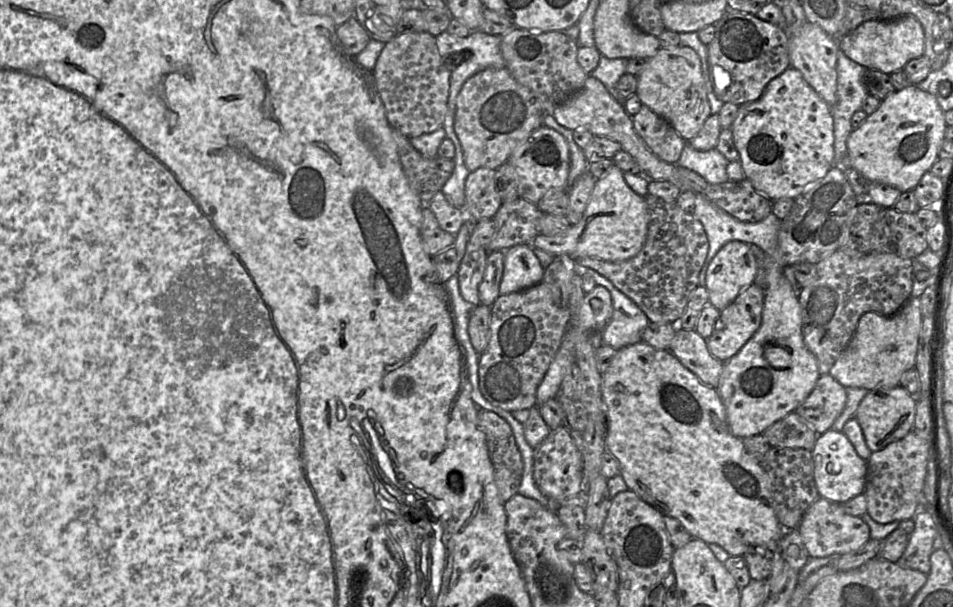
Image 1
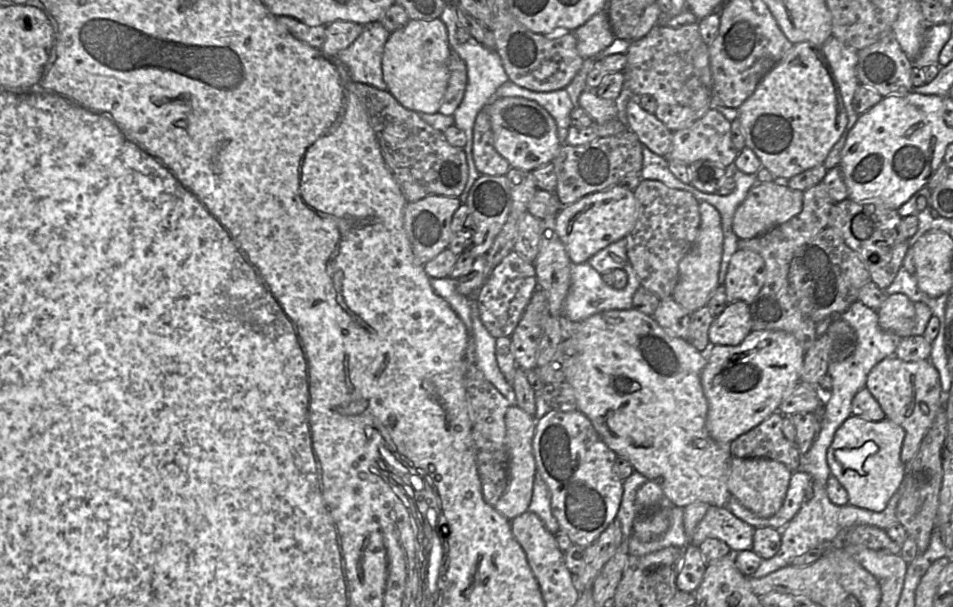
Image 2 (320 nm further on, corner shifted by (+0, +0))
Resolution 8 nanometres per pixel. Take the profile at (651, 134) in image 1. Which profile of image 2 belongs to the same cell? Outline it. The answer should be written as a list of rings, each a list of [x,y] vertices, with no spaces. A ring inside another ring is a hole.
[[[698,22],[676,28],[655,25],[645,36],[631,41],[625,53],[625,86],[635,97],[653,96],[657,102],[654,115],[671,132],[690,127],[713,108],[712,89],[703,84],[693,65],[693,46],[701,40]]]

